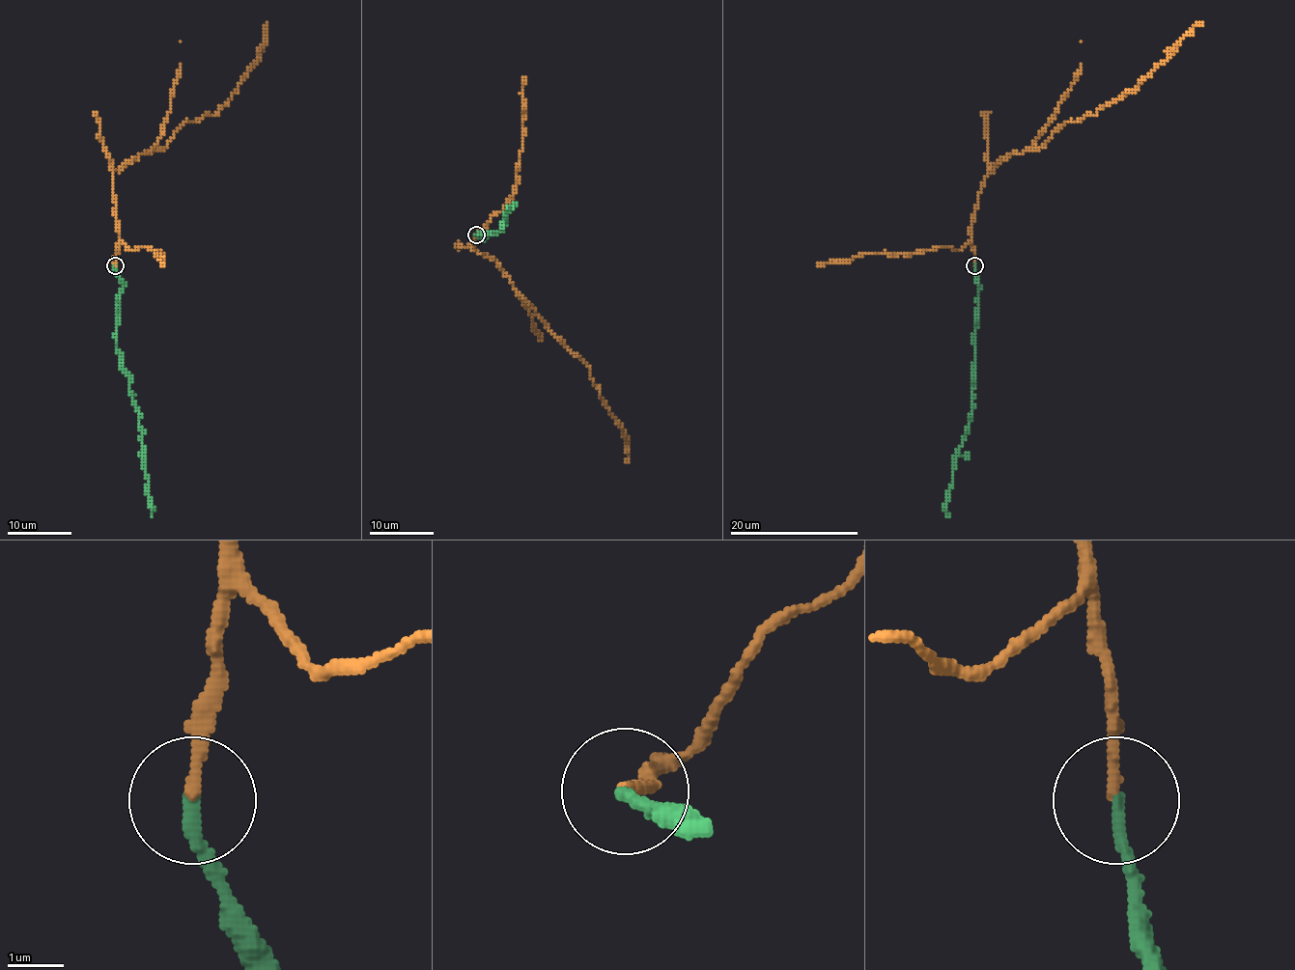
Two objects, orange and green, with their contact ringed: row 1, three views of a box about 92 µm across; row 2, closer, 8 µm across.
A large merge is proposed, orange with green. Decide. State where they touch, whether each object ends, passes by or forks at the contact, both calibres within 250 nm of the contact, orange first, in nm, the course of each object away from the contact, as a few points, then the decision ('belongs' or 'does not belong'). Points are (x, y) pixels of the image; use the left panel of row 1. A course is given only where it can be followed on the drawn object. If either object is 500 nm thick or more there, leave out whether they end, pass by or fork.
(115, 265) | orange ends | green ends | 200/240 nm | orange via (115, 265), (114, 173), (154, 149), (163, 150), (187, 121), (214, 115), (226, 105), (262, 55), (267, 25) | green via (115, 265), (122, 285), (117, 309), (117, 352), (120, 365), (129, 379), (131, 403), (139, 418), (152, 517) | belongs

